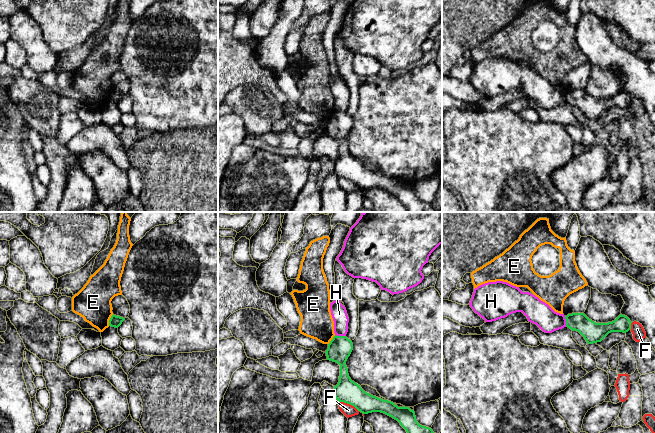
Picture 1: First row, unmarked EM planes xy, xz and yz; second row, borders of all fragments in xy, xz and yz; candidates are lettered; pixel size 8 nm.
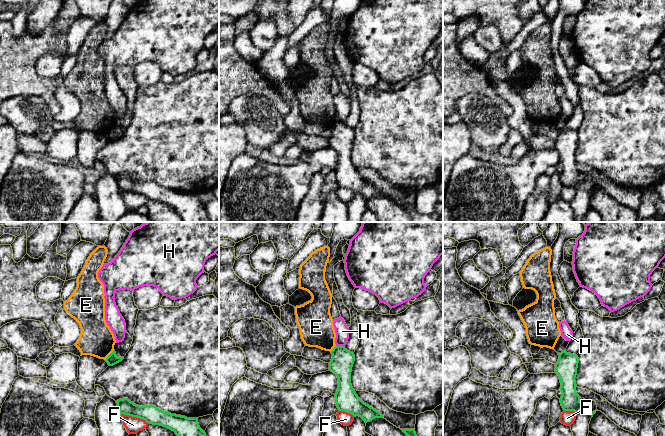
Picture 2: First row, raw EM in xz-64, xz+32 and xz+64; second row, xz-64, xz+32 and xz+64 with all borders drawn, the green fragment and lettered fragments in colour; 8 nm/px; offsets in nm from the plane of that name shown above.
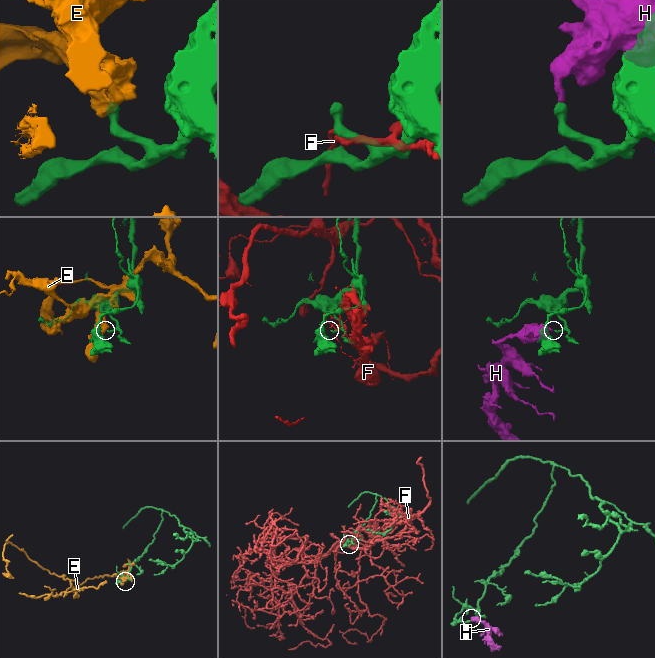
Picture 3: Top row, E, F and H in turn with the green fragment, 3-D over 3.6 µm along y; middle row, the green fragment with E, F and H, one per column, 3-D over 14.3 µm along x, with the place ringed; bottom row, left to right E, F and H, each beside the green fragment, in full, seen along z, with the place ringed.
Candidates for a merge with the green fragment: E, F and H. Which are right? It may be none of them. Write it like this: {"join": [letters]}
{"join": []}

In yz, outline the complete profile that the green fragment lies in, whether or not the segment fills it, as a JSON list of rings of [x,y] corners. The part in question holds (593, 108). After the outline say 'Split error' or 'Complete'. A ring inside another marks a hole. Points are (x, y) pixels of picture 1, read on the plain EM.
[[[572,89],[565,92],[566,103],[578,107],[588,120],[601,118],[611,108],[626,109],[631,105],[630,95],[620,90],[614,97],[596,99],[584,89]]]. Complete

